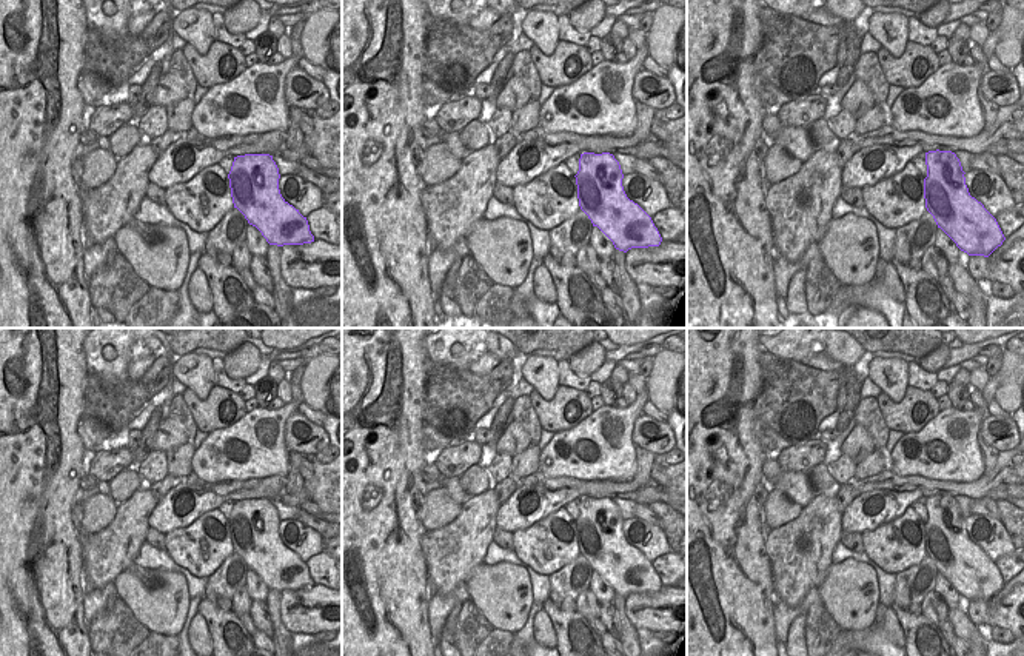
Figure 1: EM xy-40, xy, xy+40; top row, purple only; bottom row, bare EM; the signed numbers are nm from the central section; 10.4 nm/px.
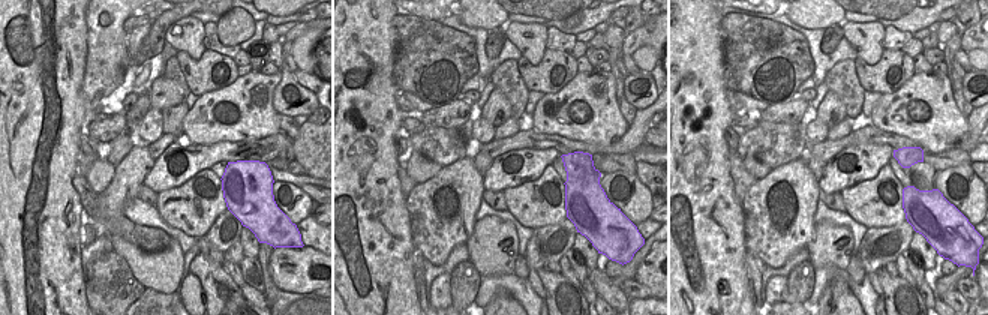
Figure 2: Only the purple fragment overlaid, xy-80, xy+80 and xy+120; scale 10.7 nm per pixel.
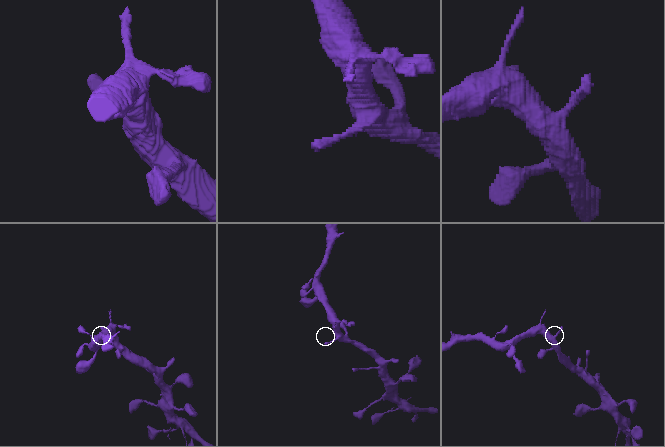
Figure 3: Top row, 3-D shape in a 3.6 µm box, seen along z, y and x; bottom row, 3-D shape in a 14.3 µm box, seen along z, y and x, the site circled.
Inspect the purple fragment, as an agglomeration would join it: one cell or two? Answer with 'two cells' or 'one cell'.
one cell

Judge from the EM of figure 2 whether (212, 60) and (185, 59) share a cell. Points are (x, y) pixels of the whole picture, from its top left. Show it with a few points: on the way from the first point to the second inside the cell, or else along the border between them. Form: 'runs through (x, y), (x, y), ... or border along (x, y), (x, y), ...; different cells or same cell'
runs through (206, 65), (191, 65); same cell

